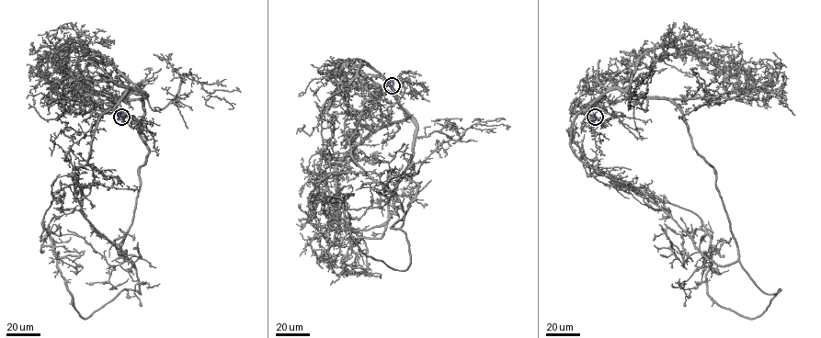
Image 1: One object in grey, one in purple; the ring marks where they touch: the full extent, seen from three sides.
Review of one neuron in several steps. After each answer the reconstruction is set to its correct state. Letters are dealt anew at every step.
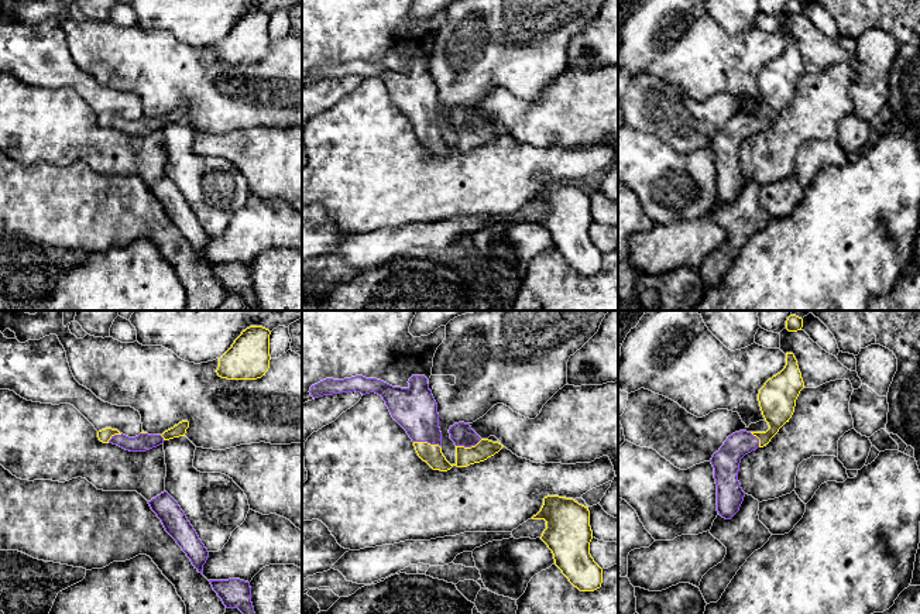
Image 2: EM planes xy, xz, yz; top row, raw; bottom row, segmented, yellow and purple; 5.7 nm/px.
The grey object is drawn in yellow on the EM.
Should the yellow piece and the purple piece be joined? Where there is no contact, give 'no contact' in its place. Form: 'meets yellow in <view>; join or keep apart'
meets yellow in xz; join

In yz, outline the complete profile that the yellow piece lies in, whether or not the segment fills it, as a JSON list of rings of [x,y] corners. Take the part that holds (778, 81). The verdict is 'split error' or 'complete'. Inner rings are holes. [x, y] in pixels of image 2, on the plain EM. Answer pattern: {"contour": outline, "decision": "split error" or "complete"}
{"contour": [[[786,37],[785,52],[769,62],[758,78],[759,90],[769,113],[766,116],[735,116],[713,138],[710,145],[717,168],[717,195],[722,202],[731,203],[739,195],[745,181],[738,165],[741,143],[752,134],[766,130],[789,106],[803,72],[797,44],[793,37]]], "decision": "split error"}

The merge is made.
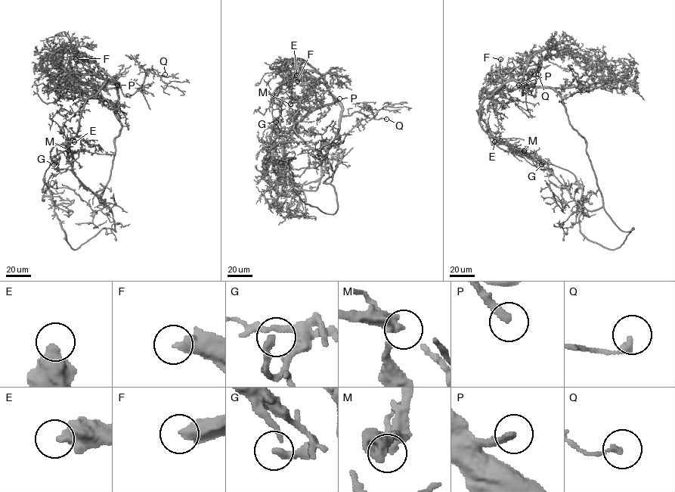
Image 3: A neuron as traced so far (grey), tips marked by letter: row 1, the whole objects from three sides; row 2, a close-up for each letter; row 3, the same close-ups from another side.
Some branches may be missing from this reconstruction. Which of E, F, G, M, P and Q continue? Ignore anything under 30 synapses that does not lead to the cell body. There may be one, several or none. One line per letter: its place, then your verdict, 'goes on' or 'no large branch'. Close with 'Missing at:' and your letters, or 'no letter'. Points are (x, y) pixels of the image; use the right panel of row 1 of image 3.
E: (494, 141) | no large branch
F: (500, 59) | goes on
G: (541, 164) | no large branch
M: (524, 151) | goes on
P: (518, 85) | goes on
Q: (538, 74) | no large branch
Missing at: F, M, P

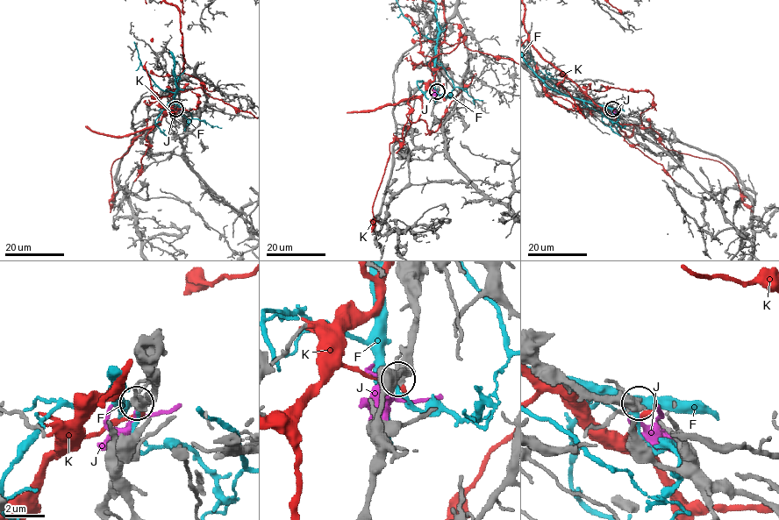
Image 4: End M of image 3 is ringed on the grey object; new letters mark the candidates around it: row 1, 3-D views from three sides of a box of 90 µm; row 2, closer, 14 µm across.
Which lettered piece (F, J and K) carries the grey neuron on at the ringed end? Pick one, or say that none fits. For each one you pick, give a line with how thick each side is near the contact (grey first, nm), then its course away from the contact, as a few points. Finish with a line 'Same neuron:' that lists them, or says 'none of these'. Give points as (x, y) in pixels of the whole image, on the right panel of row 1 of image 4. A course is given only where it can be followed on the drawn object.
Same neuron: none of these

